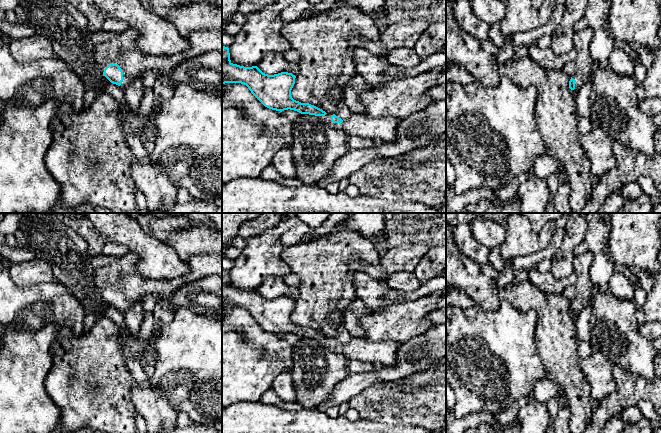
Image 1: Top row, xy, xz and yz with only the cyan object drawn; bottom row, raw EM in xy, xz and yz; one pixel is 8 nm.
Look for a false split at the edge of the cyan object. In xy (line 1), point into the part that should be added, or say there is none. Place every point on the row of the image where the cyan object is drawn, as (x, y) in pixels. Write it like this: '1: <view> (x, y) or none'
1: xy (111, 48)

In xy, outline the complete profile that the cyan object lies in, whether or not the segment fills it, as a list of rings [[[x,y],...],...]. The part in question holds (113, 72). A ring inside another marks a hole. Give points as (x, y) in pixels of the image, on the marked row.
[[[128,28],[122,33],[97,32],[95,35],[95,62],[103,68],[103,75],[113,84],[125,88],[144,72],[151,70],[156,74],[171,72],[183,59],[217,51],[222,54],[222,32],[198,29],[186,38],[188,48],[172,56],[152,56],[141,52],[135,44],[139,31]]]

